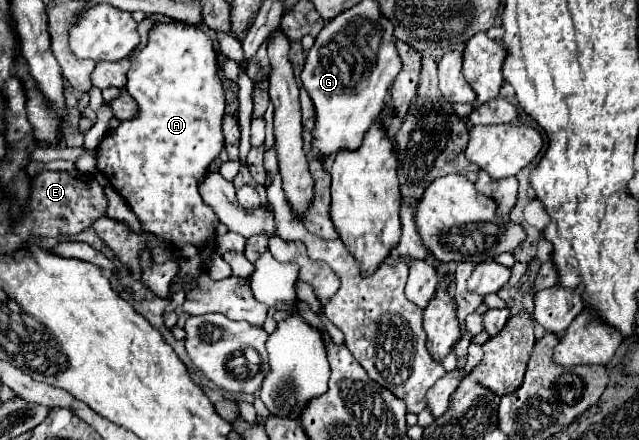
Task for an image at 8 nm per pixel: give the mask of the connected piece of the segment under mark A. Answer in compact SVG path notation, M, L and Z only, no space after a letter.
M183 21L157 23L149 31L147 45L131 57L131 67L127 73L125 89L135 99L139 109L133 119L125 119L117 129L107 131L95 149L97 169L109 179L111 187L121 197L125 197L131 211L139 217L141 229L163 239L173 251L173 261L179 265L179 273L173 277L171 285L175 281L197 279L203 271L207 271L215 253L215 229L219 221L211 207L203 203L199 195L199 181L203 181L211 161L219 157L225 145L221 131L221 119L225 113L225 87L219 71L221 65L217 61L213 39L207 37L201 27Z

